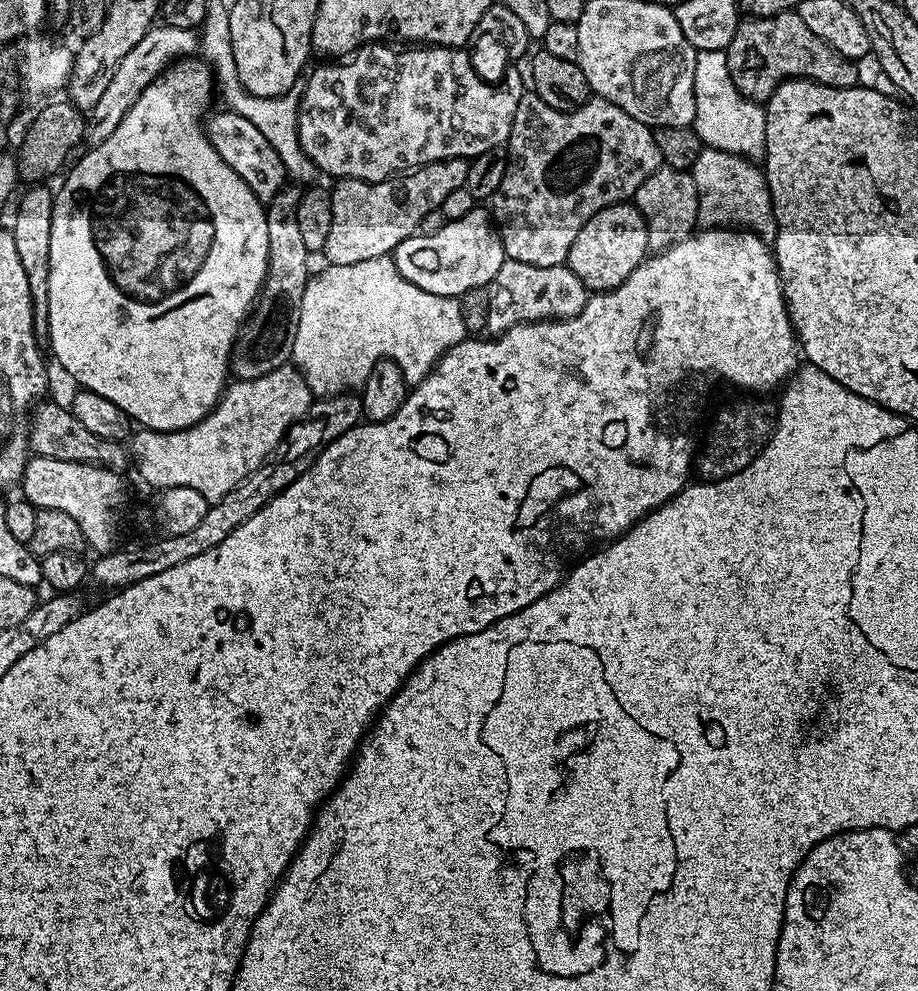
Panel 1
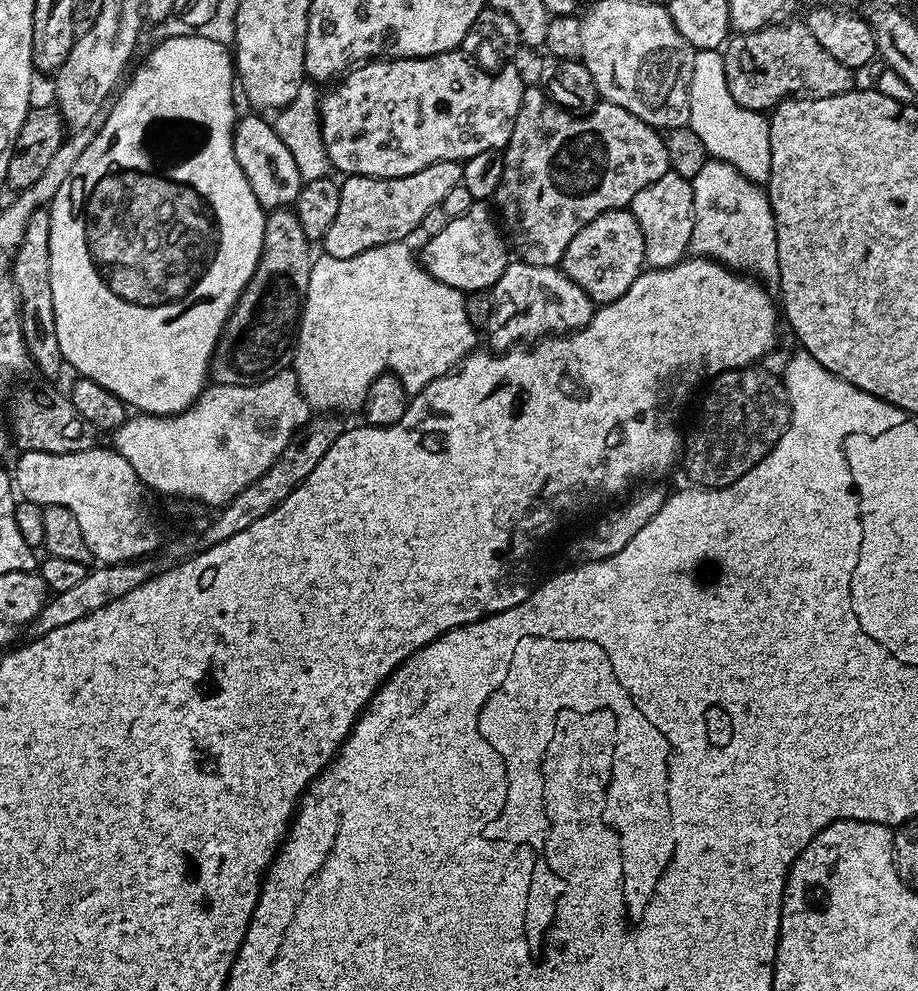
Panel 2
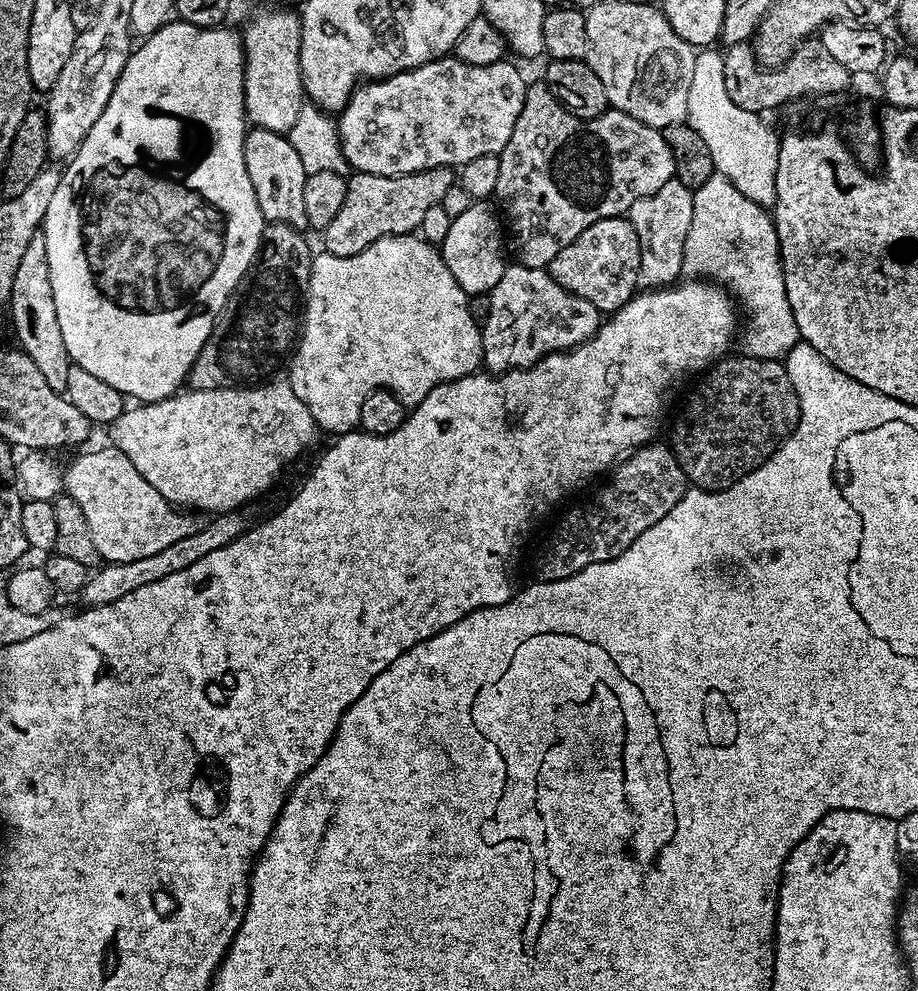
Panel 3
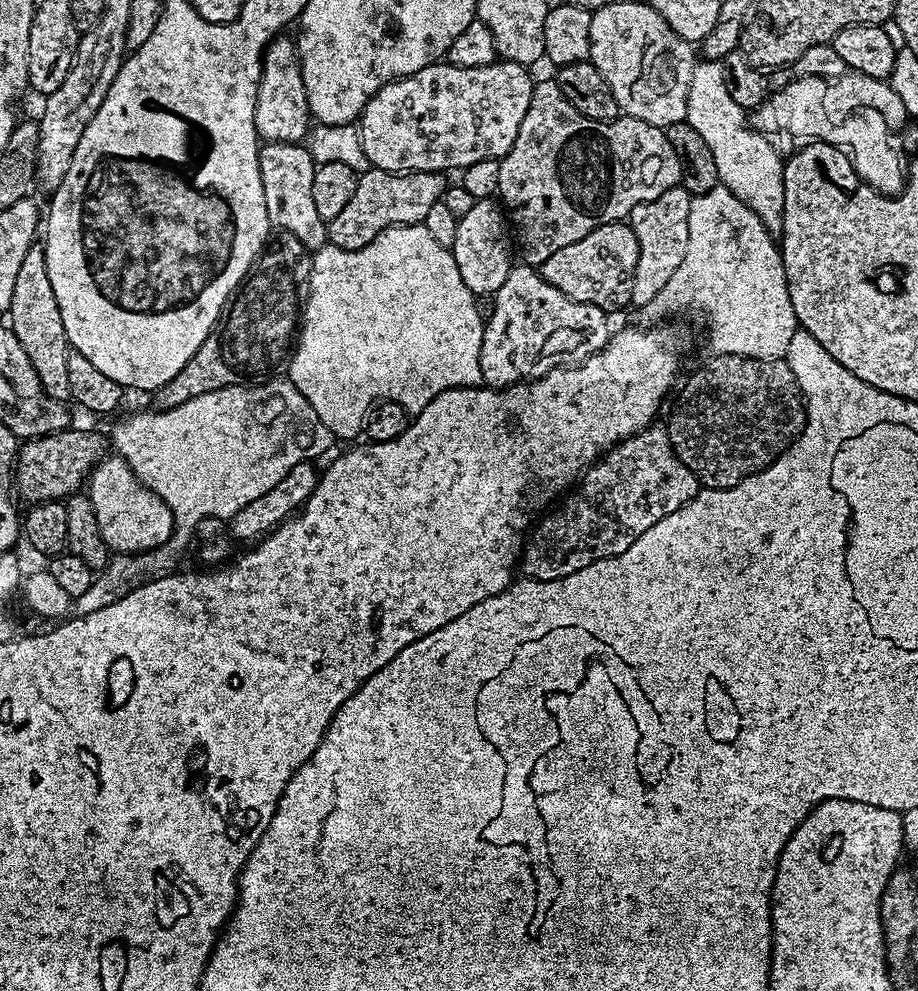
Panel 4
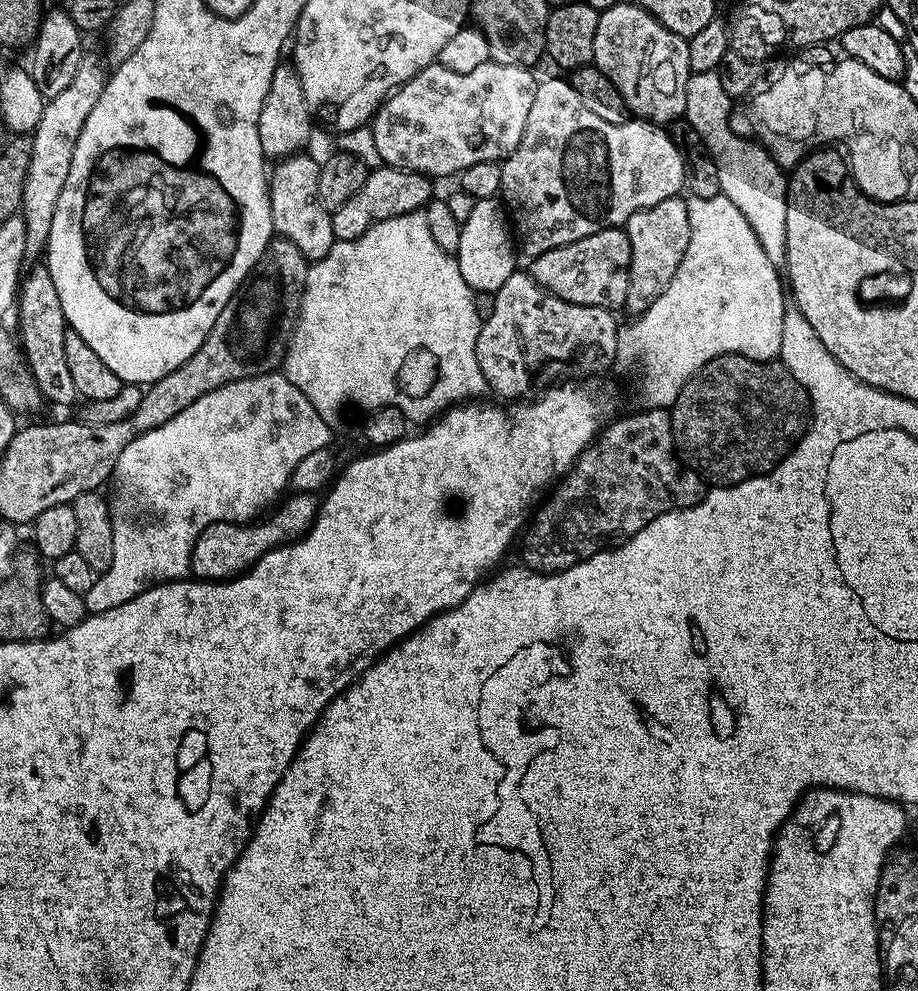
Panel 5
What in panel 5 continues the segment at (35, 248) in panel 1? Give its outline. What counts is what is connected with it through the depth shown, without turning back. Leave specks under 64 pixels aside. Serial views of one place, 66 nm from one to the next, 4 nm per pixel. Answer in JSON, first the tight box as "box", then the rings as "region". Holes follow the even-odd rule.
{"box":[14,262,77,404],"region":[[[36,262],[27,269],[26,275],[20,282],[18,303],[14,312],[15,315],[20,315],[18,340],[41,397],[52,404],[77,403],[74,377],[70,375],[66,363],[66,334],[70,329],[62,314],[62,302],[58,298],[54,278],[50,278],[47,263]]]}

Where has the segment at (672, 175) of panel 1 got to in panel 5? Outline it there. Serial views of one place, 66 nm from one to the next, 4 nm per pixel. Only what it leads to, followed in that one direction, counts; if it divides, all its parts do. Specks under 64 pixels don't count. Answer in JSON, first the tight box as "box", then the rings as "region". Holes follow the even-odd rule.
{"box":[624,195,690,314],"region":[[[683,195],[666,198],[666,202],[658,202],[658,206],[650,206],[646,210],[638,210],[628,220],[626,231],[630,238],[630,290],[626,290],[624,308],[632,314],[645,312],[658,299],[658,294],[670,286],[670,278],[678,271],[678,262],[686,254],[686,246],[690,246],[690,214],[688,202]]]}

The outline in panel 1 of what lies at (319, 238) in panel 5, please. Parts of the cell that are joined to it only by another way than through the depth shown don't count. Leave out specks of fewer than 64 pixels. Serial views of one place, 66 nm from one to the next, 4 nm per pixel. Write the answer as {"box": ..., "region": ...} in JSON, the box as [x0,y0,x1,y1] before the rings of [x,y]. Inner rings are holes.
{"box":[207,111,286,202],"region":[[[221,111],[214,113],[213,116],[211,113],[207,117],[208,140],[214,146],[214,150],[218,150],[222,162],[231,166],[234,174],[238,174],[238,178],[242,178],[242,182],[246,182],[246,186],[250,186],[252,193],[261,202],[273,200],[286,184],[286,173],[278,152],[274,150],[274,147],[266,140],[265,135],[258,130],[257,126],[254,126],[253,122],[247,121],[236,112]]]}

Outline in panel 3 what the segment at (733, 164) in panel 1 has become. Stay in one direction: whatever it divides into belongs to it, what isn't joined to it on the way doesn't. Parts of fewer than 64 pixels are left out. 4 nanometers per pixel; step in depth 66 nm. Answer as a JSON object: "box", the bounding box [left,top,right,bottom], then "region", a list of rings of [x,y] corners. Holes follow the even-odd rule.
{"box":[683,174,801,360],"region":[[[719,174],[702,182],[692,197],[694,218],[686,234],[683,275],[723,286],[743,311],[745,308],[752,312],[748,325],[742,328],[743,355],[763,360],[787,357],[790,349],[801,343],[801,339],[798,322],[794,322],[794,310],[790,310],[790,298],[786,298],[773,213],[758,206],[758,202],[750,202],[734,182]]]}

